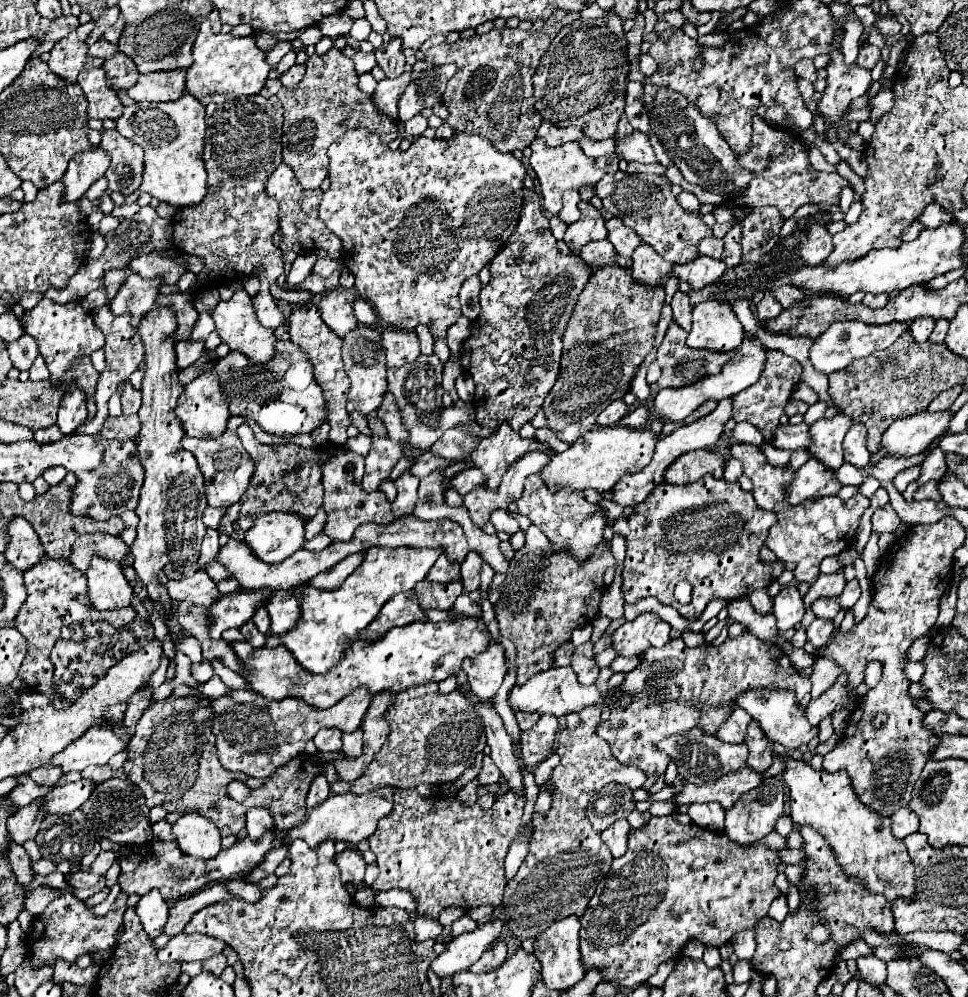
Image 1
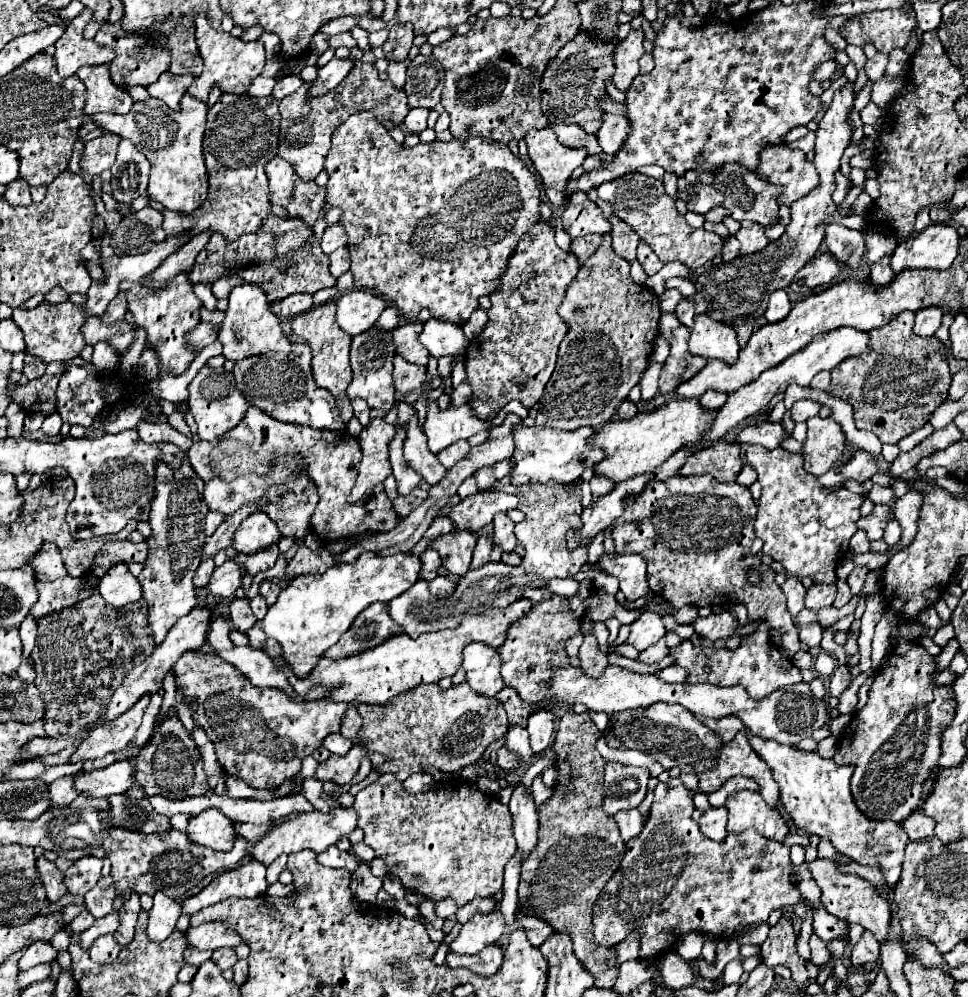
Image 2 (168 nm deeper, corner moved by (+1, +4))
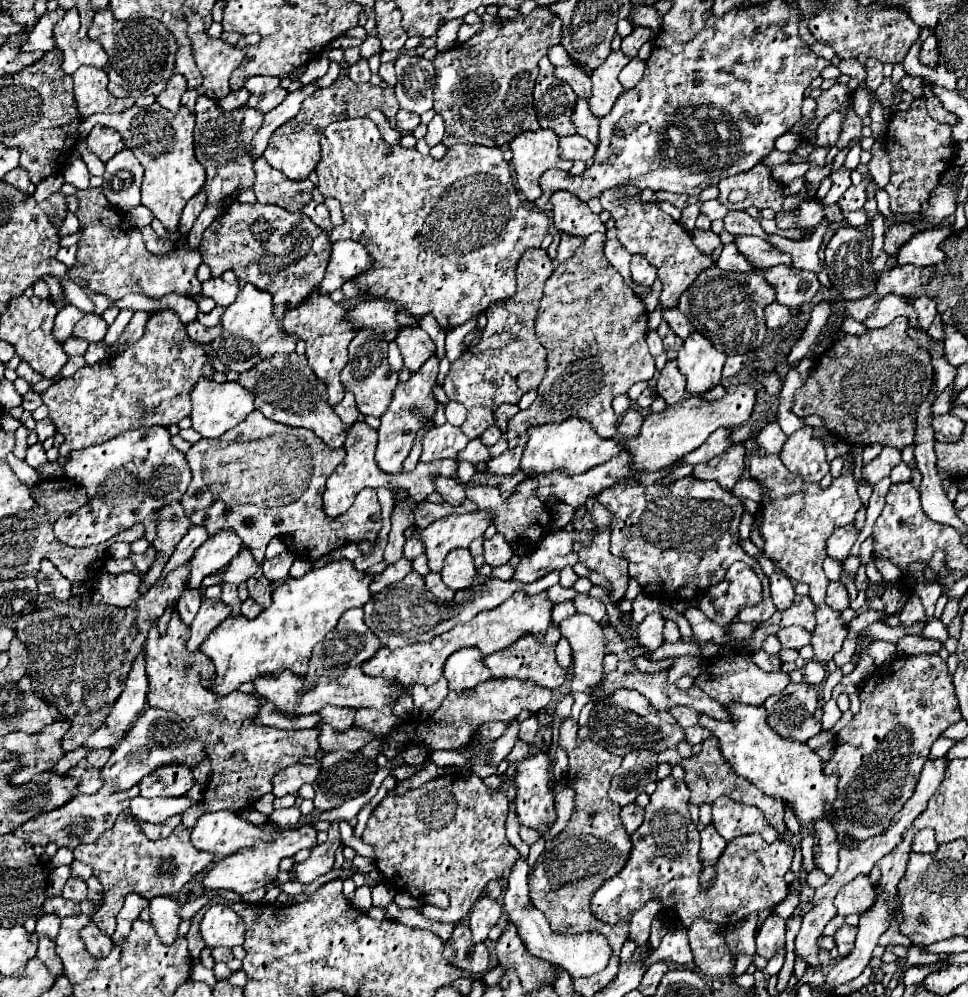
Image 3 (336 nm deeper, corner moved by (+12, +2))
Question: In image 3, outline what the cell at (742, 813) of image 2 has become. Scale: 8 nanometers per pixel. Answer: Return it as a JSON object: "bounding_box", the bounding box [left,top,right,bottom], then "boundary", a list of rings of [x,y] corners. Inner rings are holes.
{"bounding_box":[713,796,779,842],"boundary":[[[721,796],[713,802],[713,826],[727,842],[745,834],[761,834],[765,842],[779,838],[779,832],[765,822],[761,810],[733,802],[729,796]]]}

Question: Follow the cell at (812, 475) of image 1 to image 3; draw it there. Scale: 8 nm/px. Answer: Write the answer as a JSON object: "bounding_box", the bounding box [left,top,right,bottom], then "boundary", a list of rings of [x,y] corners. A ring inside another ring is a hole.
{"bounding_box":[863,446,901,484],"boundary":[[[885,446],[885,448],[881,450],[881,454],[863,468],[863,480],[871,482],[871,484],[877,484],[881,478],[889,476],[889,472],[891,472],[899,462],[901,462],[901,450]]]}

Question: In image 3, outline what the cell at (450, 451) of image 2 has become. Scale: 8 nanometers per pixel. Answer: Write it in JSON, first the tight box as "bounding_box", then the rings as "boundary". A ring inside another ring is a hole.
{"bounding_box":[457,438,491,464],"boundary":[[[481,438],[471,440],[471,442],[465,446],[465,450],[457,454],[457,458],[459,458],[459,460],[469,460],[469,462],[473,462],[473,464],[477,464],[477,462],[489,462],[489,460],[491,460],[491,456],[489,456],[489,446],[485,446]]]}

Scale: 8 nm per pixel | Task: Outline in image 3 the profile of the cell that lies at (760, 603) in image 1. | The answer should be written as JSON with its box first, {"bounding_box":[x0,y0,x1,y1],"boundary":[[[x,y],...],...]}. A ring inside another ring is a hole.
{"bounding_box":[697,653,789,706],"boundary":[[[737,653],[735,658],[730,660],[725,656],[718,656],[712,659],[697,678],[697,686],[711,698],[715,698],[721,704],[741,700],[745,704],[761,706],[769,696],[779,694],[789,684],[787,672],[763,672],[757,664],[753,664],[751,654]]]}

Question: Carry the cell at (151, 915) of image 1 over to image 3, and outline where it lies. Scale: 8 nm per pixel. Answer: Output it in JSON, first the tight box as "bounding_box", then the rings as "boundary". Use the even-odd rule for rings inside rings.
{"bounding_box":[149,896,181,946],"boundary":[[[165,896],[153,898],[151,906],[149,906],[157,936],[167,946],[173,944],[177,938],[177,930],[179,930],[179,922],[181,922],[179,908],[181,908],[179,902],[175,902],[173,898],[165,898]]]}

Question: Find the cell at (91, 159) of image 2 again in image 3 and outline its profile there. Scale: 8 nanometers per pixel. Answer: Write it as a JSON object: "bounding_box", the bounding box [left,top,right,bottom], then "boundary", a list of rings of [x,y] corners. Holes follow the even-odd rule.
{"bounding_box":[87,124,125,162],"boundary":[[[97,124],[97,126],[91,130],[91,134],[89,134],[89,138],[87,138],[87,144],[89,144],[89,148],[91,148],[103,162],[111,160],[119,150],[125,148],[121,134],[119,134],[117,130],[113,130],[113,128],[107,128],[107,126],[101,126],[101,124]]]}

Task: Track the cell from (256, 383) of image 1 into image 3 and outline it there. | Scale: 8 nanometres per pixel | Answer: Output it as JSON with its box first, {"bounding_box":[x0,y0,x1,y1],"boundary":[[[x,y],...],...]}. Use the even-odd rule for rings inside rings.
{"bounding_box":[239,352,347,448],"boundary":[[[297,352],[291,354],[275,354],[265,358],[255,368],[243,372],[239,376],[239,384],[255,394],[255,406],[265,418],[273,422],[281,422],[287,426],[301,426],[313,430],[329,448],[343,448],[347,426],[341,418],[333,412],[327,402],[327,386],[311,372],[307,358],[299,356]]]}

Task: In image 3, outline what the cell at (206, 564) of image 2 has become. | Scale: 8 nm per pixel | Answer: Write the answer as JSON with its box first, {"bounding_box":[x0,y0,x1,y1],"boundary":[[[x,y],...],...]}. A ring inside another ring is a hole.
{"bounding_box":[177,590,201,626],"boundary":[[[187,590],[181,594],[181,600],[177,604],[177,614],[181,616],[181,622],[187,622],[187,626],[191,626],[199,606],[201,606],[201,590]]]}

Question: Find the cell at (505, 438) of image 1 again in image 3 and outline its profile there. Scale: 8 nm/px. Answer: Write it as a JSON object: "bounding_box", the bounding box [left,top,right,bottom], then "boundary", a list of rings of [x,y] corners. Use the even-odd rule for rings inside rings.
{"bounding_box":[521,418,623,474],"boundary":[[[569,418],[559,424],[543,424],[529,428],[529,442],[521,458],[521,470],[535,470],[537,474],[541,472],[551,472],[555,468],[565,470],[567,474],[583,474],[599,464],[605,464],[613,456],[617,456],[623,450],[623,444],[615,438],[605,440],[593,432],[589,422],[583,418]]]}

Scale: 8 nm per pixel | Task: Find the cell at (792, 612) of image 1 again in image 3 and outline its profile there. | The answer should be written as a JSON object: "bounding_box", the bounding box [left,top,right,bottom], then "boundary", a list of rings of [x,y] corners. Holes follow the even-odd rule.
{"bounding_box":[769,572,795,610],"boundary":[[[773,572],[769,576],[771,580],[771,598],[775,602],[775,606],[779,610],[787,610],[795,598],[795,592],[793,592],[793,582],[781,574],[781,572]]]}

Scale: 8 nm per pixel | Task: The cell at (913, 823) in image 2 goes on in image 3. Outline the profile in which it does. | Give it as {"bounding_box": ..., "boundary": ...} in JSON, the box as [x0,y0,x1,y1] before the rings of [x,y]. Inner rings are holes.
{"bounding_box":[913,828,939,854],"boundary":[[[929,828],[917,832],[917,836],[913,838],[913,852],[925,854],[925,852],[937,852],[937,848],[939,848],[939,844],[935,842],[935,834]]]}

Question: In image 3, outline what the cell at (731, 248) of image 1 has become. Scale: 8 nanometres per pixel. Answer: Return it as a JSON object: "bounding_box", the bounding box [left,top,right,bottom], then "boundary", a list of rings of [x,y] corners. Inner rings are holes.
{"bounding_box":[735,236,793,268],"boundary":[[[737,236],[737,242],[735,244],[741,250],[741,254],[751,264],[755,264],[757,268],[767,268],[767,266],[775,266],[775,264],[793,266],[789,254],[779,252],[775,246],[771,246],[763,238],[757,238],[757,236]]]}

